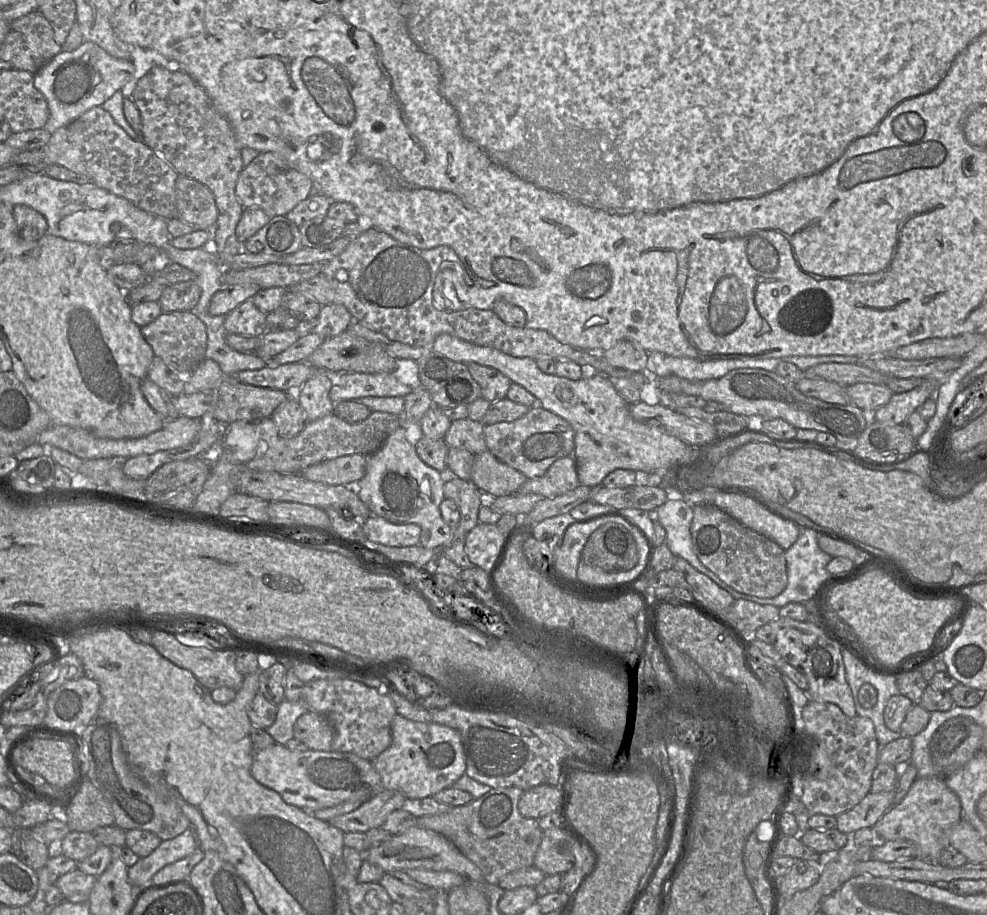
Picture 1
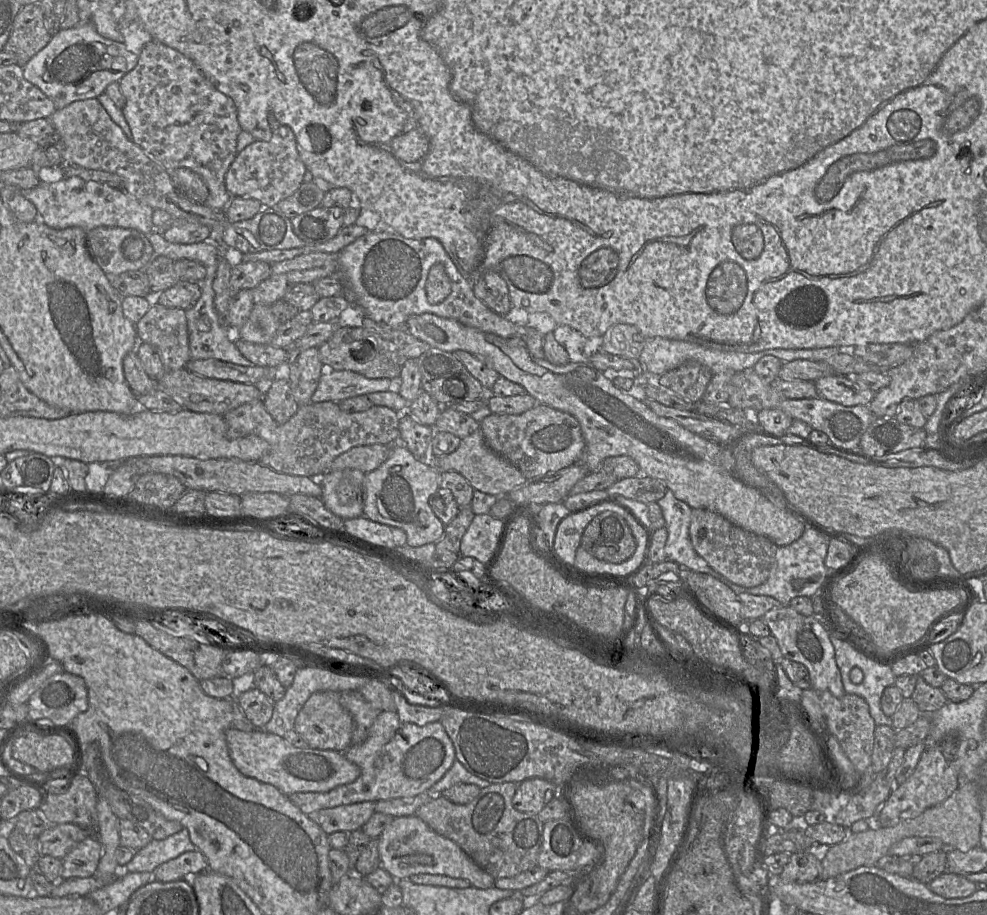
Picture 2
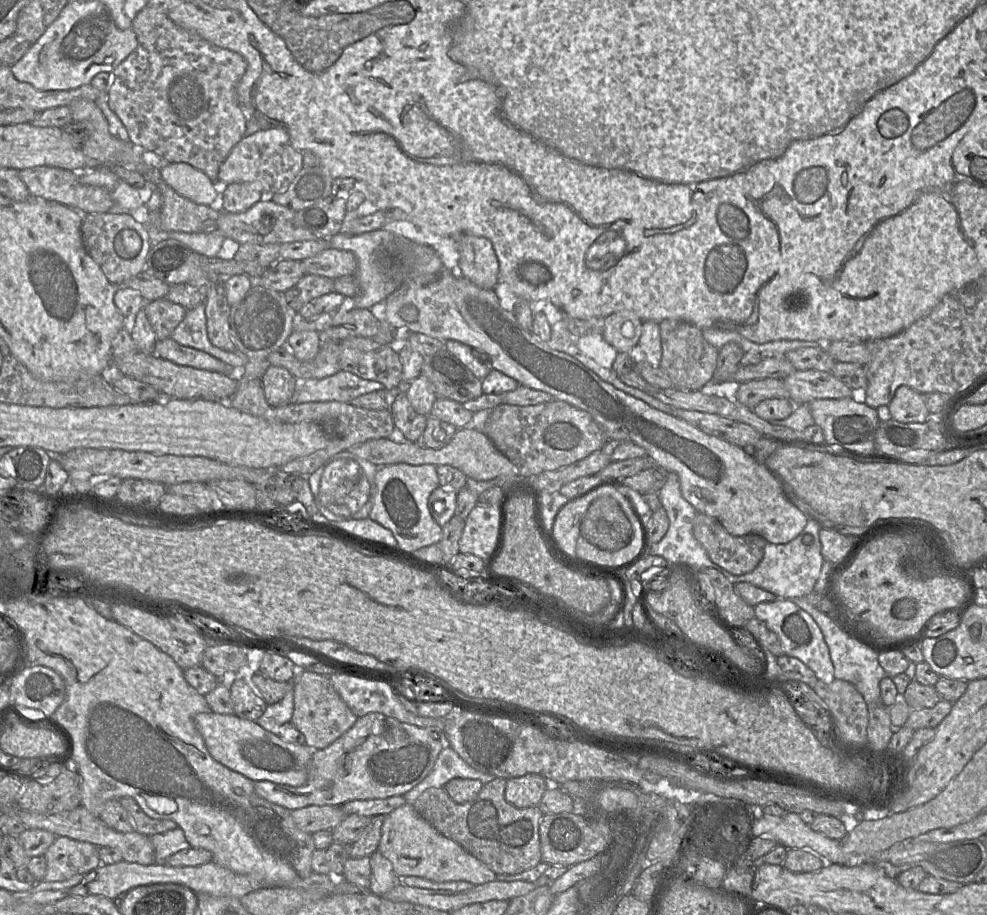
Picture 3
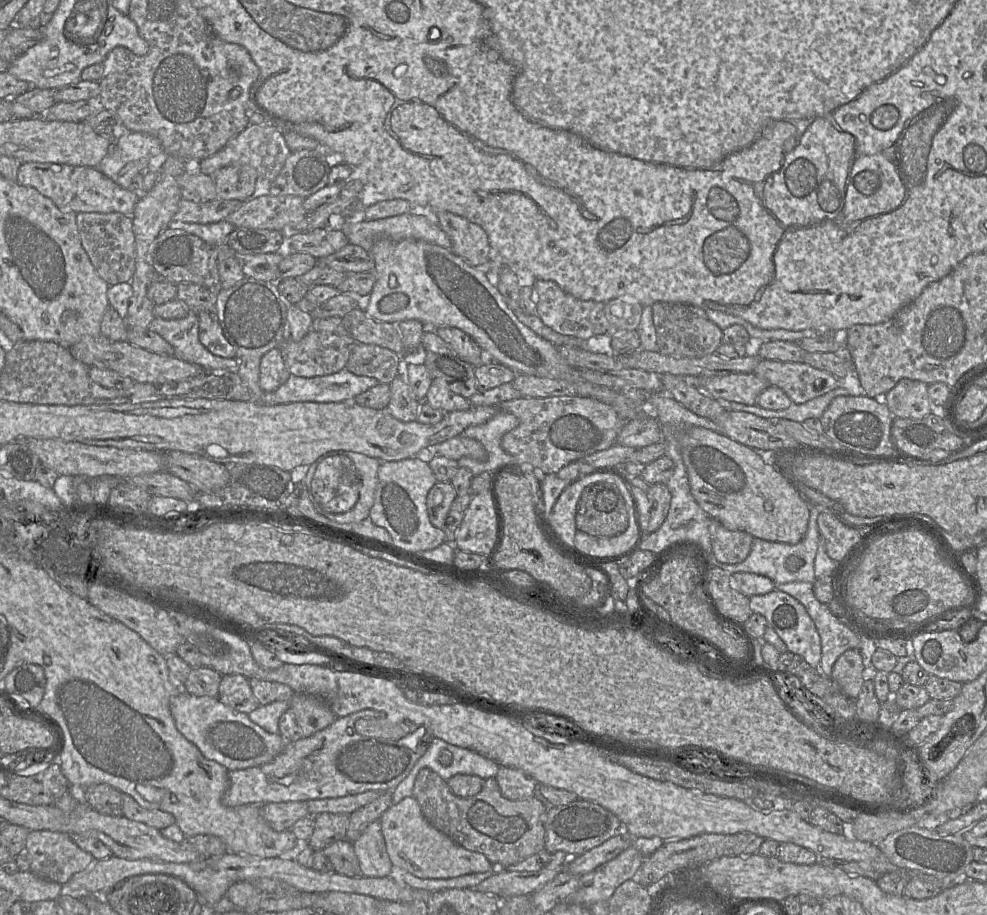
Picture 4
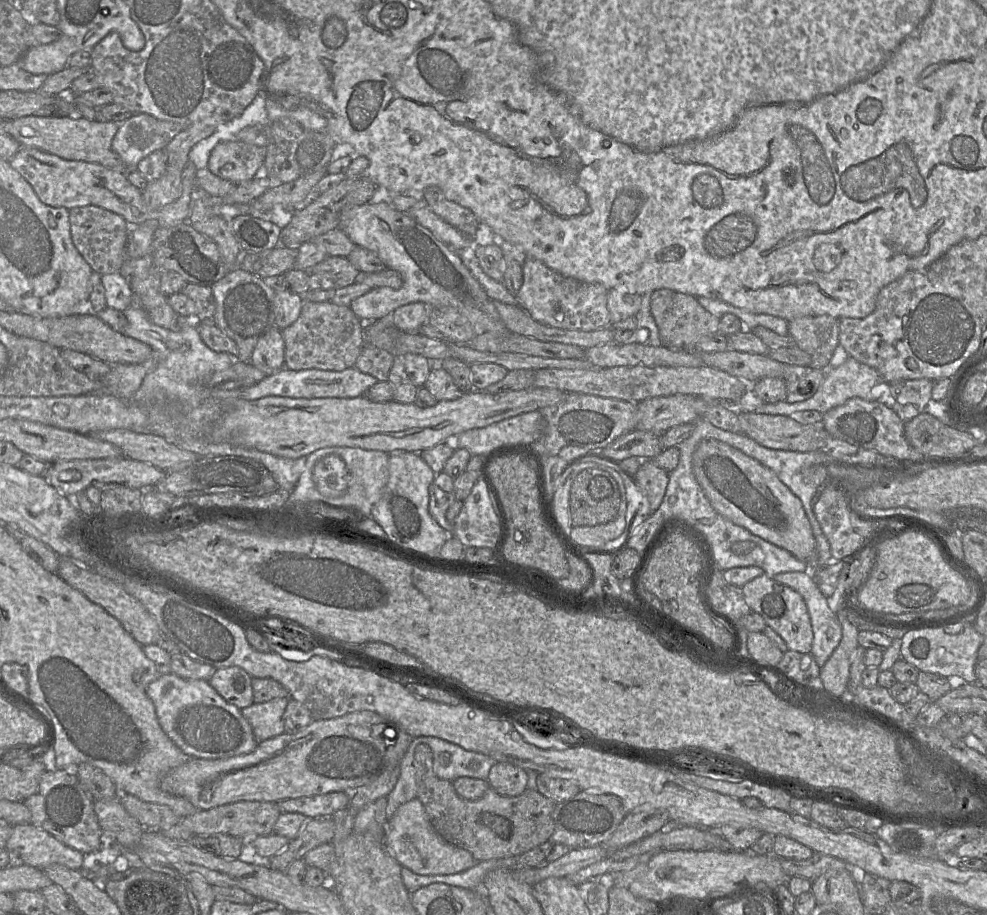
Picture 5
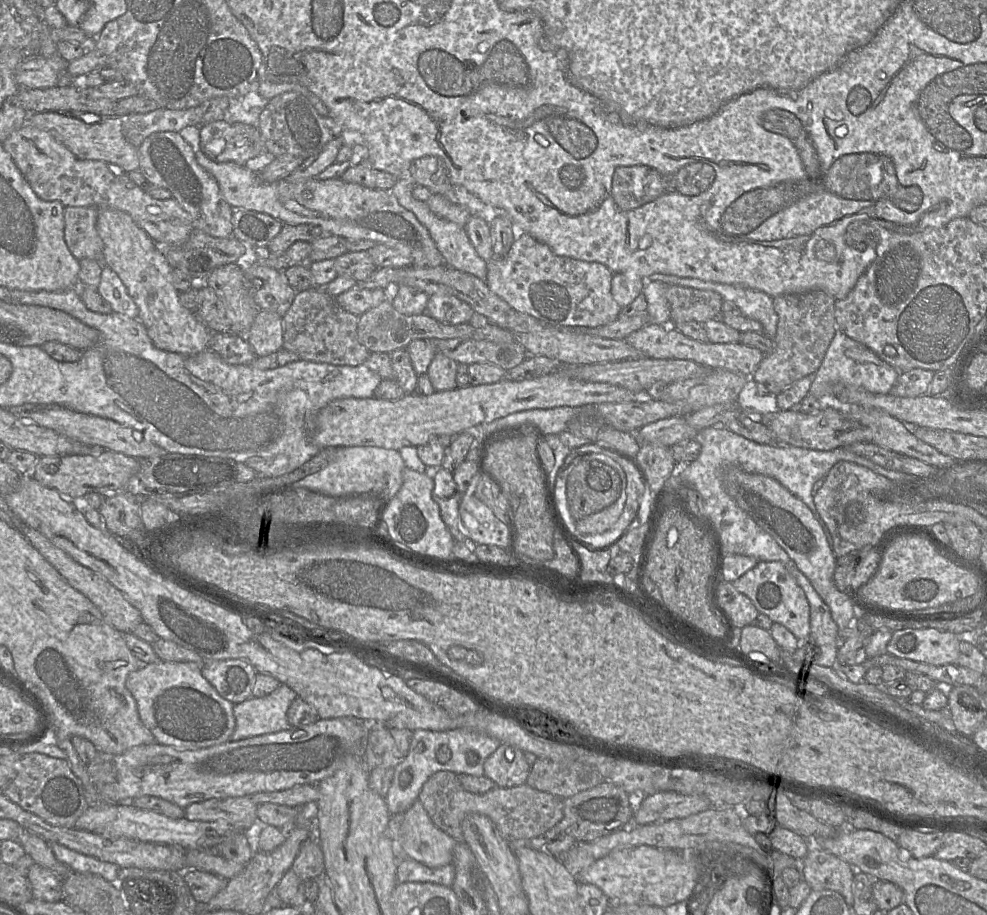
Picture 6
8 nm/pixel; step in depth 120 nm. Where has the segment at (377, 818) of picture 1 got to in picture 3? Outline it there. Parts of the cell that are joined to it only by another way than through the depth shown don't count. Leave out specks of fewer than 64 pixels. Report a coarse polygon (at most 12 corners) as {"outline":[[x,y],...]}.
{"outline":[[309,805],[291,811],[309,834],[332,830],[346,815],[341,806]]}

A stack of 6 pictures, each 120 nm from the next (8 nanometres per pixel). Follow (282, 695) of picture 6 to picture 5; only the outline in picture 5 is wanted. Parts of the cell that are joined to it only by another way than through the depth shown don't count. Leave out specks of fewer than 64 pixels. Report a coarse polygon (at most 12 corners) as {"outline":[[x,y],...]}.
{"outline":[[290,698],[241,709],[257,742],[283,734]]}

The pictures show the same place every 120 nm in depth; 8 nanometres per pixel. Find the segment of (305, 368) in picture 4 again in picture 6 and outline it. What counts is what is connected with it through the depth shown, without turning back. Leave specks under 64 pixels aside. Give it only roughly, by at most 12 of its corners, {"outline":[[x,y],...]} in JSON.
{"outline":[[313,286],[282,319],[299,359],[364,364],[359,317]]}

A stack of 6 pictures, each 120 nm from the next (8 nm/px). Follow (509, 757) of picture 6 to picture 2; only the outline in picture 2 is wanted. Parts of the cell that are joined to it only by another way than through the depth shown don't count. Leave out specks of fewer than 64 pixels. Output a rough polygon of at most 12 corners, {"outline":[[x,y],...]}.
{"outline":[[542,778],[519,784],[512,805],[538,814],[554,797],[559,785]]}

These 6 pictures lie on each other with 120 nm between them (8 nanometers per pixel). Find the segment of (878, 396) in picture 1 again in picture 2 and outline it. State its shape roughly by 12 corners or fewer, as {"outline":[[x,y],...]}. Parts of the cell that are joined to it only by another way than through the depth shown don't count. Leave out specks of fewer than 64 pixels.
{"outline":[[840,374],[818,378],[818,397],[868,406],[876,393]]}

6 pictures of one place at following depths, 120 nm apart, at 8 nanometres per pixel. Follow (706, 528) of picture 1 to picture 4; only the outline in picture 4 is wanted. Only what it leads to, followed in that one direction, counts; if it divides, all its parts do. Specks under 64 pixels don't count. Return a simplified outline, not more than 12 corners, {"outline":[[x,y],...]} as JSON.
{"outline":[[710,519],[717,561],[738,564],[748,557],[751,534],[729,530]]}

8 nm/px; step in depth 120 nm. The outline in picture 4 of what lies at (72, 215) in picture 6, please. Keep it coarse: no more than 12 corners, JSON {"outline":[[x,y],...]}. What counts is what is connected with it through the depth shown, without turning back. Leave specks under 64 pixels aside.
{"outline":[[76,214],[82,247],[109,285],[135,272],[132,217]]}

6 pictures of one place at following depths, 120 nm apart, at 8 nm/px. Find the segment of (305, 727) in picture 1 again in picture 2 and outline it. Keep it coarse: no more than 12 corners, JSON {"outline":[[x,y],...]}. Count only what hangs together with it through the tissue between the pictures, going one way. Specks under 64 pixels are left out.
{"outline":[[340,692],[305,702],[294,730],[308,747],[344,752],[353,719]]}

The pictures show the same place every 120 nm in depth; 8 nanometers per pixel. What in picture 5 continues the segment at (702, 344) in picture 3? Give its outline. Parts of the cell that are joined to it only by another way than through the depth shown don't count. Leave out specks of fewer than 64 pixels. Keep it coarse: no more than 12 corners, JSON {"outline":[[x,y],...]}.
{"outline":[[663,288],[651,312],[662,345],[696,350],[720,318],[696,297]]}

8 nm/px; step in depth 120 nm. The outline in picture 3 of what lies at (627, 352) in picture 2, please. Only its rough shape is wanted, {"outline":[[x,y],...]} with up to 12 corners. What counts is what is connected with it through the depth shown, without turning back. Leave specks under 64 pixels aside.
{"outline":[[631,312],[605,318],[602,336],[617,352],[638,345],[644,321]]}

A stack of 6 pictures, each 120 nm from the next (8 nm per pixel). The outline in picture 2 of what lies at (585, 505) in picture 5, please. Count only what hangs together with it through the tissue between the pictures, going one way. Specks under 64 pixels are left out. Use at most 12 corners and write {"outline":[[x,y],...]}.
{"outline":[[605,511],[580,544],[596,559],[619,564],[636,551],[623,517]]}

